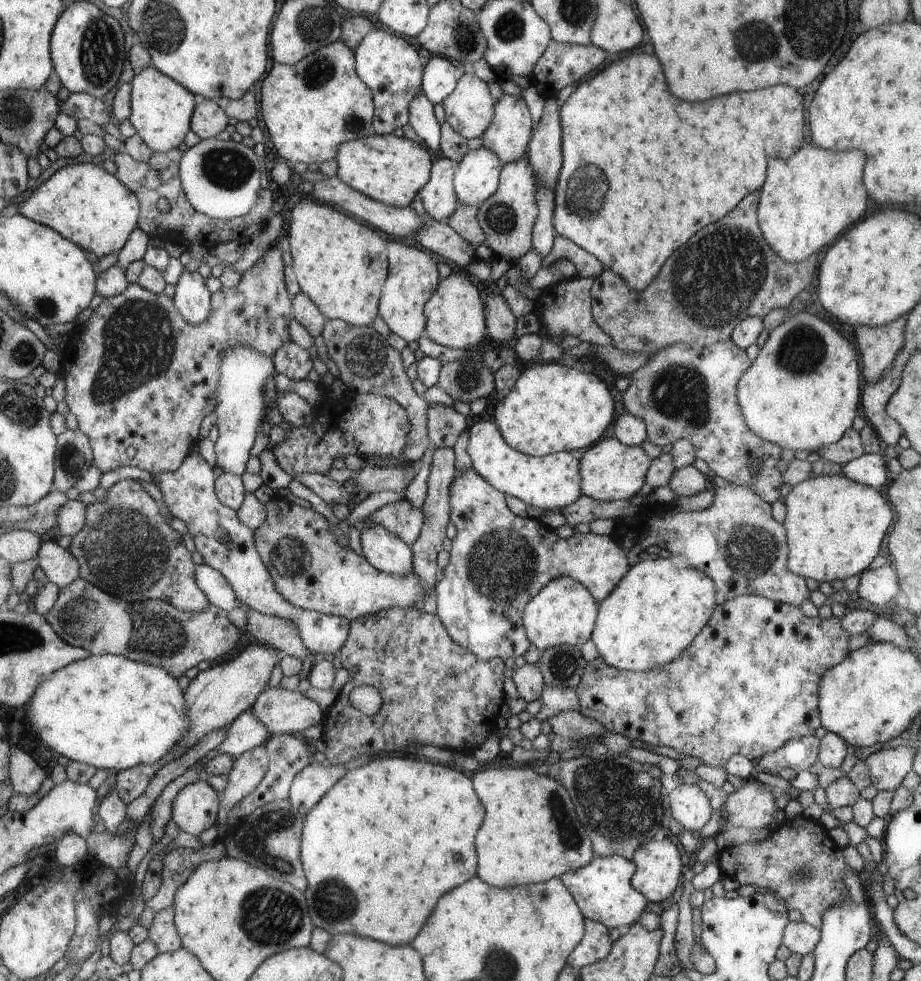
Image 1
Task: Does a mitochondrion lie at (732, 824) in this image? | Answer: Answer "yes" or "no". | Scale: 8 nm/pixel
no

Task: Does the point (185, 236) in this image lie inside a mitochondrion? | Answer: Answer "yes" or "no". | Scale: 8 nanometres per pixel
no

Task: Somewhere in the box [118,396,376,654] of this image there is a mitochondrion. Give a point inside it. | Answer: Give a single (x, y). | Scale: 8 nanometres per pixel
(290, 558)

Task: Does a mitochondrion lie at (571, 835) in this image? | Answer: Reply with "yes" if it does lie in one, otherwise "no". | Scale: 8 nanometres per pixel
yes

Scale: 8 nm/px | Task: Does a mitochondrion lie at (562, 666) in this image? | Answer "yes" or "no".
yes

